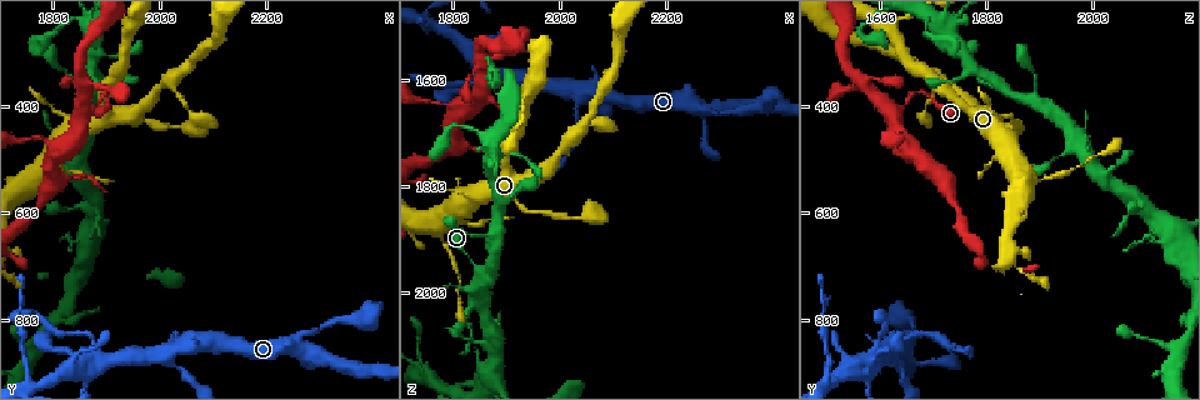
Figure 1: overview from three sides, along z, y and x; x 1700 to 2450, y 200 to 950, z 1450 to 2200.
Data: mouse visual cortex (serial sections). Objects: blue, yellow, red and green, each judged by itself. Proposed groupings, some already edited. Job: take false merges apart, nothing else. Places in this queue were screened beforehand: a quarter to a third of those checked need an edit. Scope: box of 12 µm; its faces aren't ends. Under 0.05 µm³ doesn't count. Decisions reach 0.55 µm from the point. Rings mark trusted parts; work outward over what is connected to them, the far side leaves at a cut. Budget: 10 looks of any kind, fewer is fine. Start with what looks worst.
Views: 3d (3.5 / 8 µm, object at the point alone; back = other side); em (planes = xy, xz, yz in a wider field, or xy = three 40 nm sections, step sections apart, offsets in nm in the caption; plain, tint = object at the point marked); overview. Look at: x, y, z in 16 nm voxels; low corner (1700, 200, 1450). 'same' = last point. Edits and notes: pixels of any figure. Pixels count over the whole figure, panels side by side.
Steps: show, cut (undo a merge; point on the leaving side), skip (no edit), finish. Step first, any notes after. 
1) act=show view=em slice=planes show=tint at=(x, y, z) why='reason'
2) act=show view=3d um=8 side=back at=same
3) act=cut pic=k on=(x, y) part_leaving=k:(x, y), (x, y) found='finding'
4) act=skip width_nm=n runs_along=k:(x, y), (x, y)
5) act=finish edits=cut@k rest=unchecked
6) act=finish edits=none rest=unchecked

act=show view=3d um=8 at=(2030, 830, 1650) why='thick turns thin'

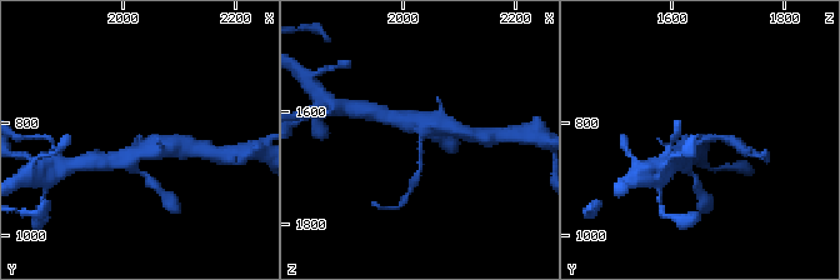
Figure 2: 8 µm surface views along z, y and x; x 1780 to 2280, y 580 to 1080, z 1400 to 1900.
act=show view=em slice=planes show=tint at=(2030, 830, 1655)

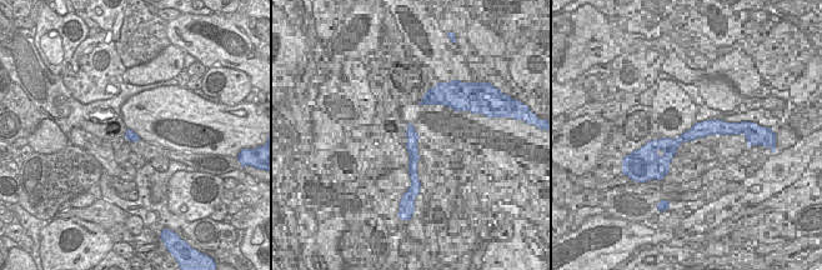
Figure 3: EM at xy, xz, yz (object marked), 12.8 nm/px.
act=skip runs_along=2:(445, 125), (420, 135), (416, 174) found='all the same cell'

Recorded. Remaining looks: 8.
act=show view=3d um=3.5 at=(1875, 850, 1590) why='calibre changes'

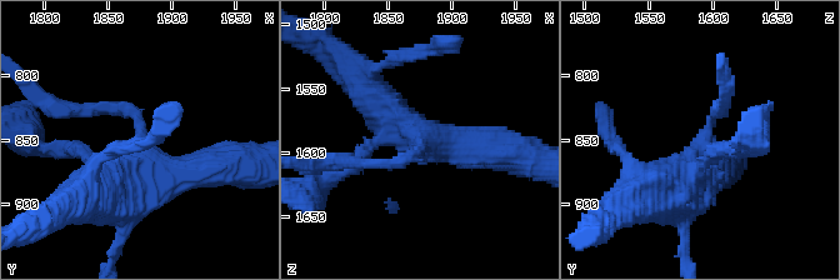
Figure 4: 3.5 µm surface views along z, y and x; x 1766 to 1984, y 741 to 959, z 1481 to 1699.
act=show view=em slice=planes show=plain at=(1874, 848, 1592) arm_widths_nm=150,450 why='now the EM'

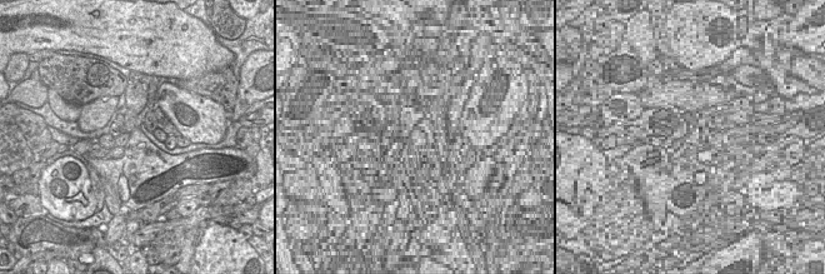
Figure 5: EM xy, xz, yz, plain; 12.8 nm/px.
act=show view=em slice=planes show=tint at=same why='with the object marked'

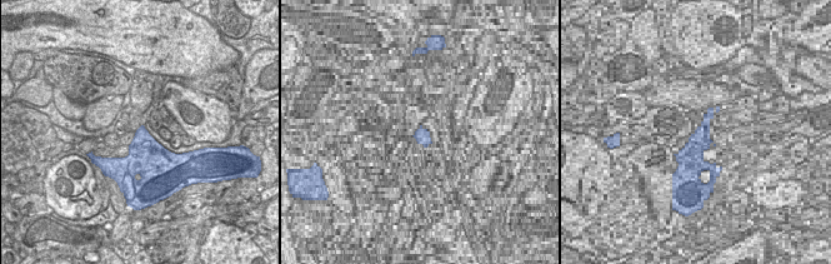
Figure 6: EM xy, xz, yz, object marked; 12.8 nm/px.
act=cut pic=4 on=(90, 111) part_leaving=4:(133, 116), (68, 111), (33, 89) found='two cells meet here'

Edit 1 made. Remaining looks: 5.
act=show view=3d um=3.5 at=(1770, 535, 1880) why='three-way junction'

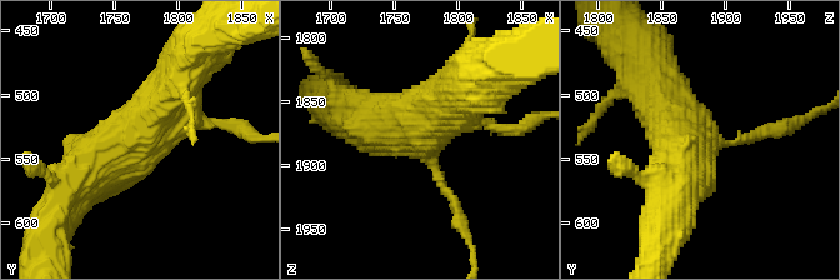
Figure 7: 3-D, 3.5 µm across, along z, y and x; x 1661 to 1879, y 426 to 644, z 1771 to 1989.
act=show view=em slice=xy step=2 show=tint at=(1776, 536, 1884) arms=3 arm_widths_nm=150,450,600

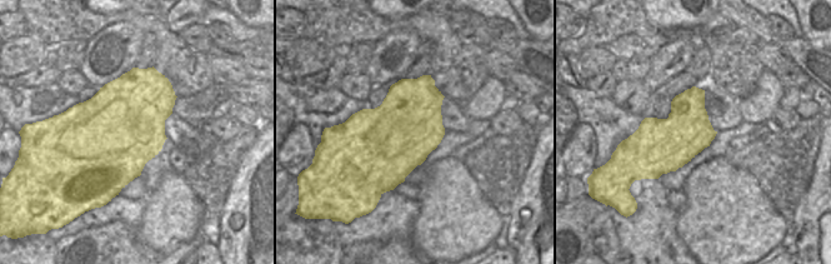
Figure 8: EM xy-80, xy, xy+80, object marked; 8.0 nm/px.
act=show view=em slice=xy step=3 show=tint at=same why='another direction'

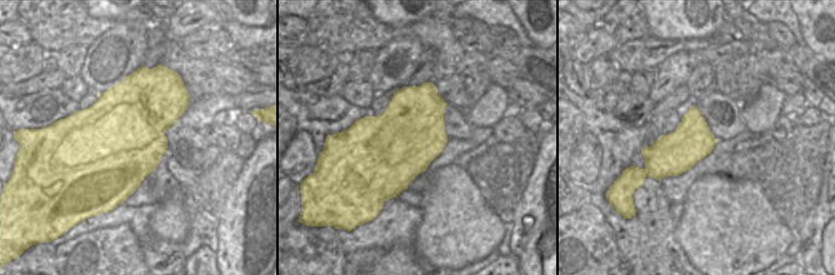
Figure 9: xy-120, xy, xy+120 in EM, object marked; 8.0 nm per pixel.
act=skip runs_along=7:(175, 85), (60, 196) found='all the same cell'

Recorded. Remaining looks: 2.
act=show view=3d um=3.5 at=(1865, 245, 1710) why='sharp bend'

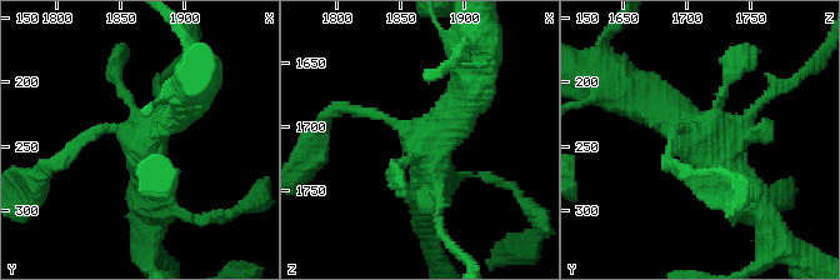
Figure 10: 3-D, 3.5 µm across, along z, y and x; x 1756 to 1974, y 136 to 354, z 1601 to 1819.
act=show view=em slice=planes show=tint at=(1870, 252, 1712) why='need the tissue'

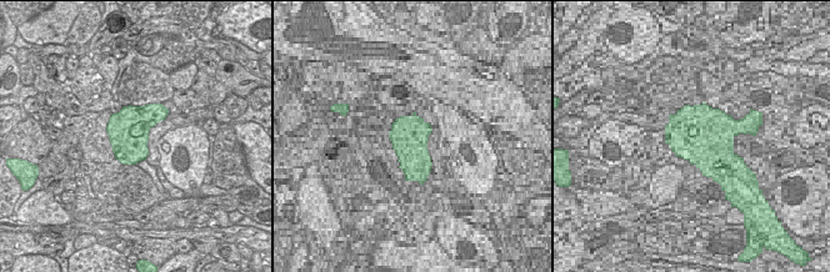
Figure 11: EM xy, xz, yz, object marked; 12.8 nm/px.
act=skip runs_along=10:(759, 210), (724, 164), (650, 99) found='all the same cell'

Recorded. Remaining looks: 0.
act=finish edits=cut@4 rest=unchecked

